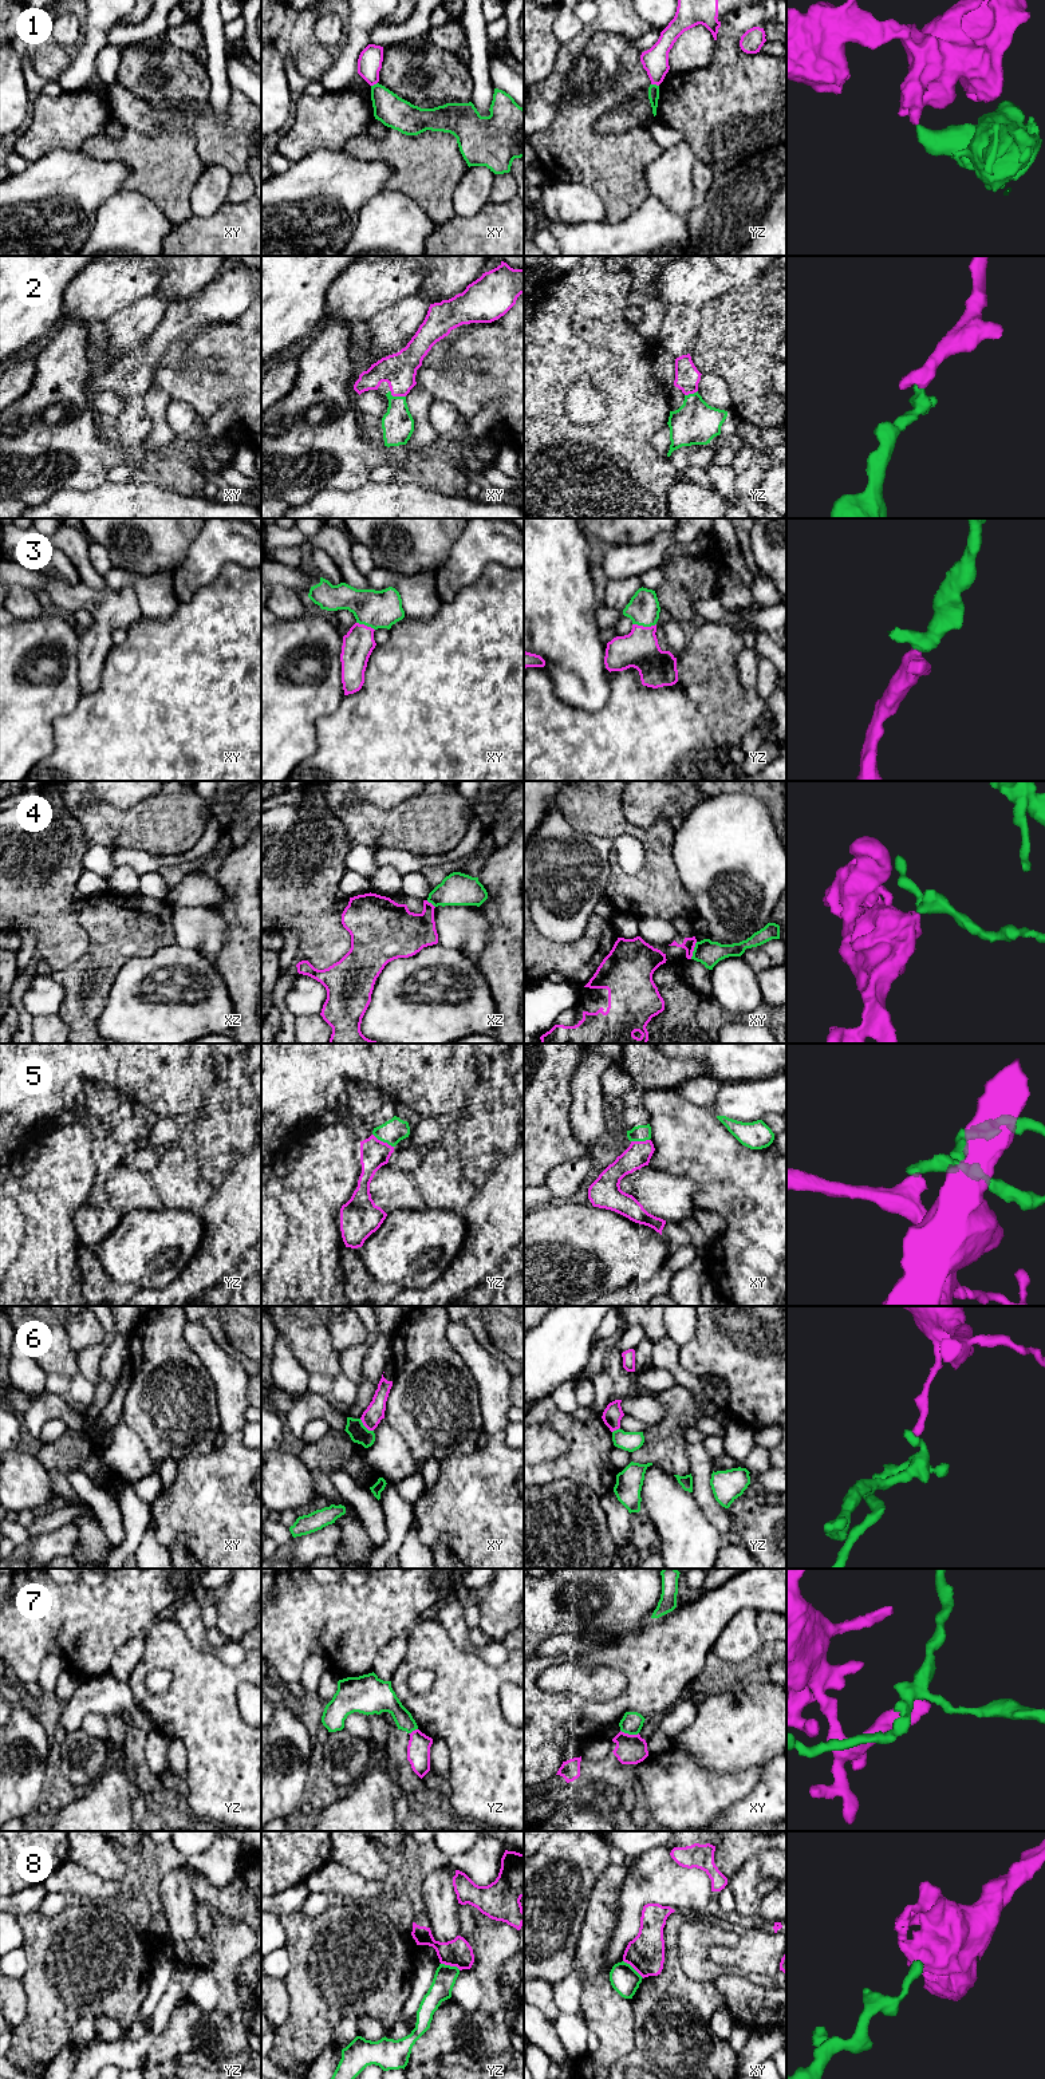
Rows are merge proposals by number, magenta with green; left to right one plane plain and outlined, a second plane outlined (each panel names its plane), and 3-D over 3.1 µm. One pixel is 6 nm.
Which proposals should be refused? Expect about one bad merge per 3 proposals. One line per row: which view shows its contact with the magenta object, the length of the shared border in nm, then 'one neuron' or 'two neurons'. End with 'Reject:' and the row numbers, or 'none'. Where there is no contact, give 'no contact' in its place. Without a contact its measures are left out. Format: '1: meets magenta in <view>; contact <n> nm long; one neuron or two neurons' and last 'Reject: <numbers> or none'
1: meets magenta in yz; contact 50 nm long; two neurons
2: meets magenta in xy; contact 100 nm long; one neuron
3: meets magenta in yz; contact 140 nm long; one neuron
4: meets magenta in xy; contact 110 nm long; two neurons
5: meets magenta in yz; contact 150 nm long; one neuron
6: meets magenta in xy; contact 120 nm long; two neurons
7: meets magenta in xy; contact 110 nm long; two neurons
8: meets magenta in xy; contact 170 nm long; two neurons
Reject: 1, 4, 6, 7, 8

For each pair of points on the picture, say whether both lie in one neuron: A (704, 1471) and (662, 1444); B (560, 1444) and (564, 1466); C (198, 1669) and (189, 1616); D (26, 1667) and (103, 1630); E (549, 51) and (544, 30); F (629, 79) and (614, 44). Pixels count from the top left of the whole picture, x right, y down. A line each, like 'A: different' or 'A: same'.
A: different
B: different
C: different
D: same
E: same
F: same

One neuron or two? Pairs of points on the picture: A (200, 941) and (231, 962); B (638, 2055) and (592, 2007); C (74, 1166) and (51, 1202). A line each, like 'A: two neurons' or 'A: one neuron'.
A: two neurons
B: two neurons
C: two neurons

